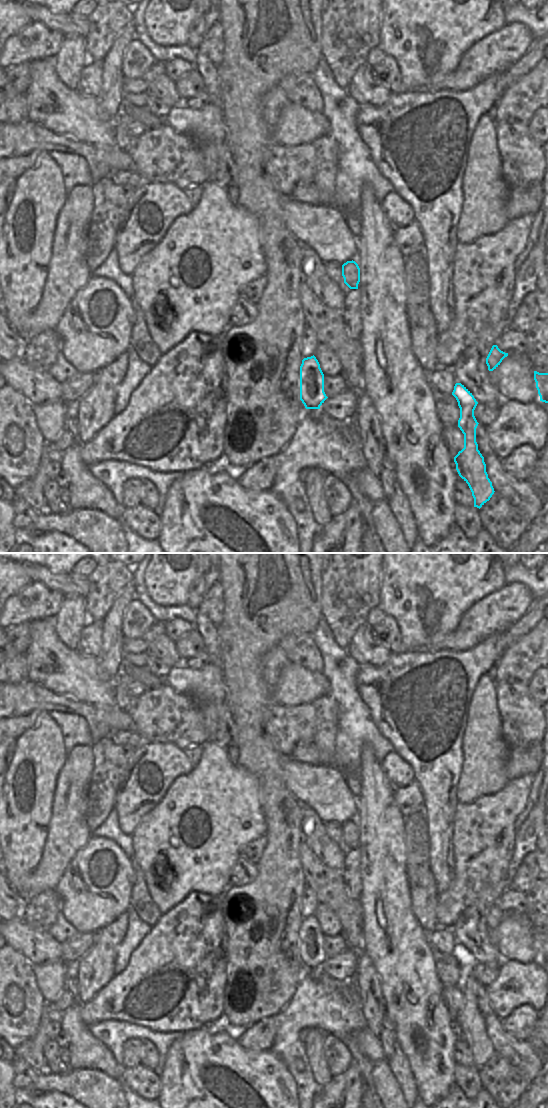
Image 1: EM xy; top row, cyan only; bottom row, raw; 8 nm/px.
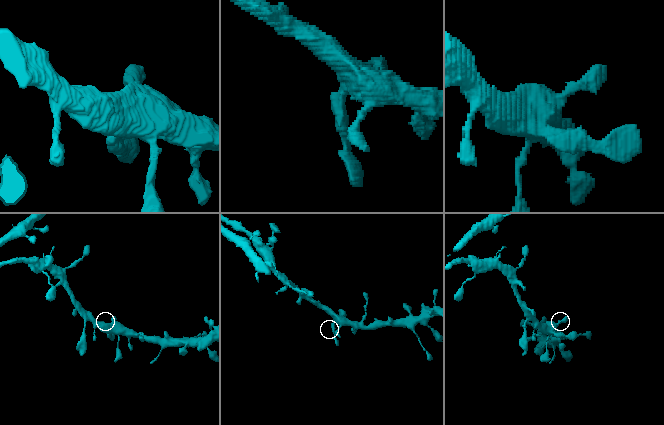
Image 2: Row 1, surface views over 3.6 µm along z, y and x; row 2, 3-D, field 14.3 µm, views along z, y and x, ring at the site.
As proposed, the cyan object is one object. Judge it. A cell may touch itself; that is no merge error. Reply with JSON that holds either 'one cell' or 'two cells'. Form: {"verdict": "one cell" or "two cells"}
{"verdict": "one cell"}

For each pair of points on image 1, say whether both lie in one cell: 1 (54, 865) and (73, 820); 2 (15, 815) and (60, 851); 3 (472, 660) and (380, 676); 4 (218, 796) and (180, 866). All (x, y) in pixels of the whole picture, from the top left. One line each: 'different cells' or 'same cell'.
1: same cell
2: different cells
3: same cell
4: same cell

